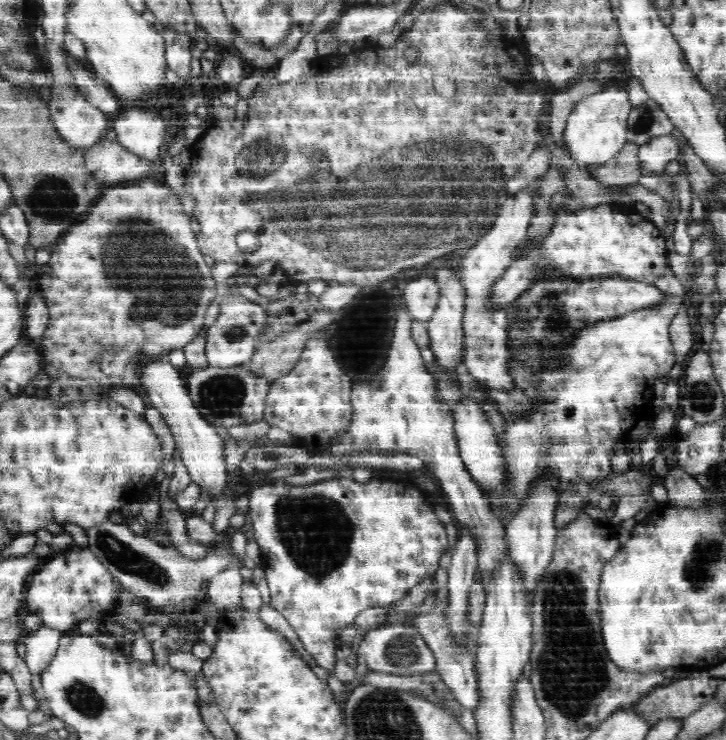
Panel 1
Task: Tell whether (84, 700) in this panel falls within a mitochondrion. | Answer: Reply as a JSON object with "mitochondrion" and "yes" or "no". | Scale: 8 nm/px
{"mitochondrion":"yes"}

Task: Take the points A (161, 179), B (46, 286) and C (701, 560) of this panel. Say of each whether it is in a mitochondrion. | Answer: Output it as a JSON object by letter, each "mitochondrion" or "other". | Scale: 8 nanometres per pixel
{"A":"other","B":"other","C":"mitochondrion"}

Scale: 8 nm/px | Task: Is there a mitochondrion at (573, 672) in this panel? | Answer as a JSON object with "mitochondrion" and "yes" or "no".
{"mitochondrion":"yes"}

